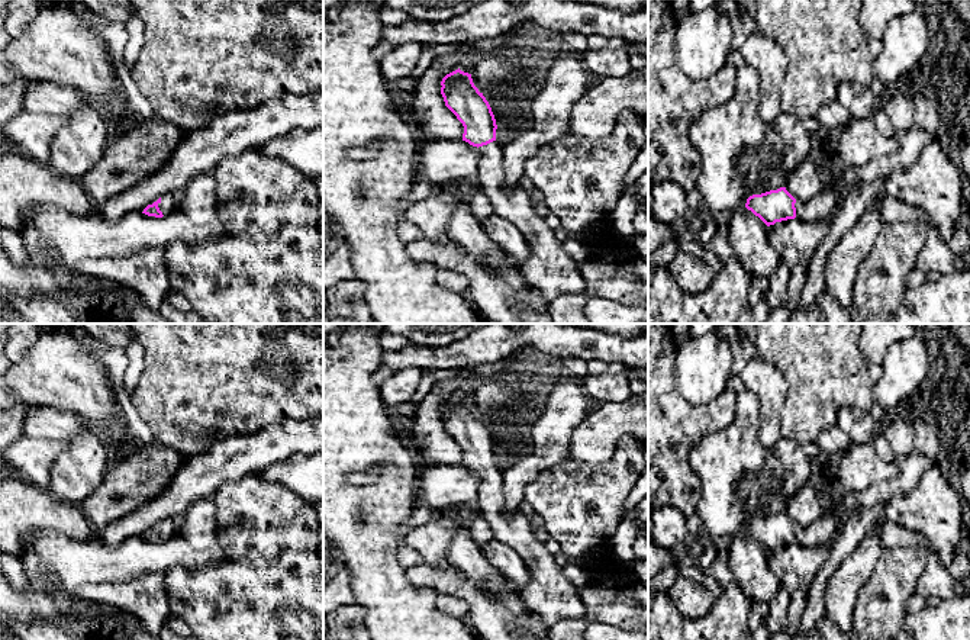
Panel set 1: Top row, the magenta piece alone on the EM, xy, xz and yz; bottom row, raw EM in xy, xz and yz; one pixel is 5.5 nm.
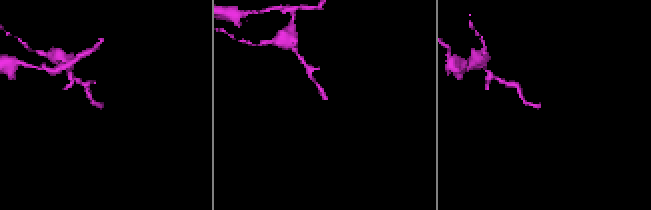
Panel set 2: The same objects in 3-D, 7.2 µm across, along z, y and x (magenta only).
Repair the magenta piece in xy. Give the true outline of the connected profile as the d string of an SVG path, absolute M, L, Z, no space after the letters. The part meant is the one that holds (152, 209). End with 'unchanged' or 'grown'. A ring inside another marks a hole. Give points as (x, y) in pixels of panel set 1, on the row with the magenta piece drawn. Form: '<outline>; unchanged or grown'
M167 193L152 205L148 205L142 213L148 216L162 218L178 208L178 200L174 193Z; grown

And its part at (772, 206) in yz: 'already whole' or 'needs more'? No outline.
needs more

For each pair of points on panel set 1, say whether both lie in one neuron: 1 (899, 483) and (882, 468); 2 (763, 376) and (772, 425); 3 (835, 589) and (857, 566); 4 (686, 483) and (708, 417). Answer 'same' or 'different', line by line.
1: different
2: same
3: same
4: same

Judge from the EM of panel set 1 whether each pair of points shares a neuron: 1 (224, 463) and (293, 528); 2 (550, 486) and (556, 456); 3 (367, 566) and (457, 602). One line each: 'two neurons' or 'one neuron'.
1: two neurons
2: two neurons
3: two neurons

